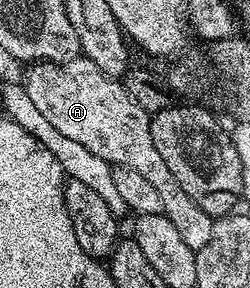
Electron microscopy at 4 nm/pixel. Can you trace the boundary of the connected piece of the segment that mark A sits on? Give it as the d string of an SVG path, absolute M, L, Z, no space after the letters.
M83 56L69 62L38 62L29 65L27 70L28 75L22 78L24 91L53 128L58 128L62 136L82 144L82 148L90 148L90 152L94 152L94 156L98 156L103 162L112 166L129 166L134 168L134 172L146 176L146 180L150 180L150 184L158 188L163 213L174 224L174 228L178 228L182 240L186 240L186 244L190 244L194 251L206 248L214 220L206 212L202 212L202 208L198 208L198 204L194 204L194 200L190 200L186 192L182 192L178 180L174 180L174 172L170 172L170 168L166 168L165 162L162 161L162 156L158 156L158 148L154 148L154 140L150 136L152 119L144 111L142 104L134 104L130 92L126 92L123 81L107 78L102 68L98 68L98 64Z

